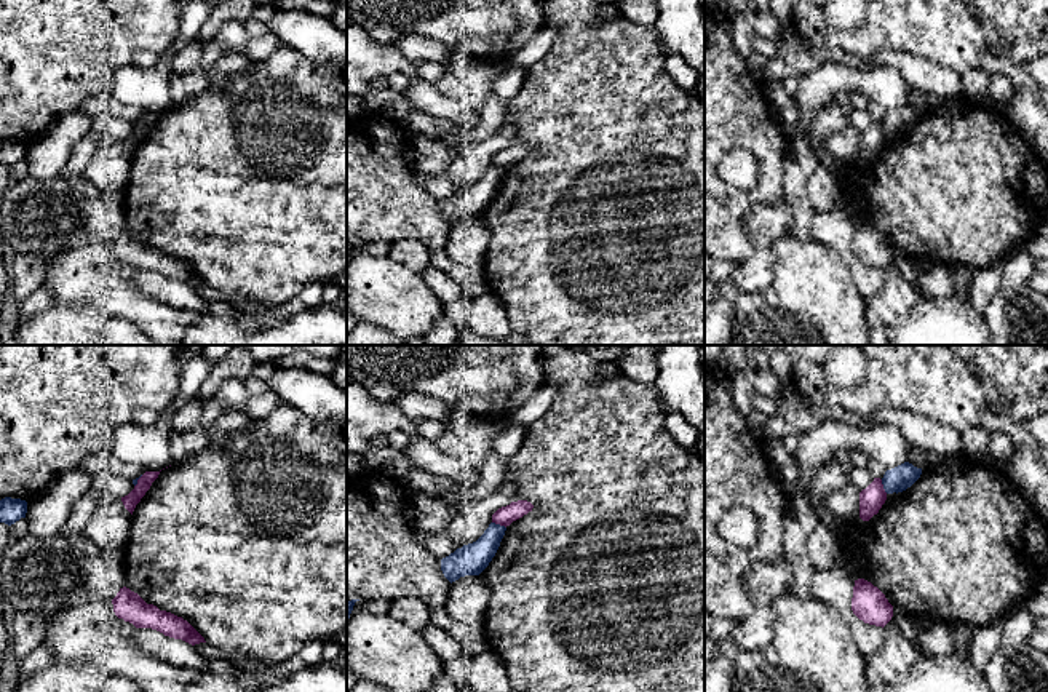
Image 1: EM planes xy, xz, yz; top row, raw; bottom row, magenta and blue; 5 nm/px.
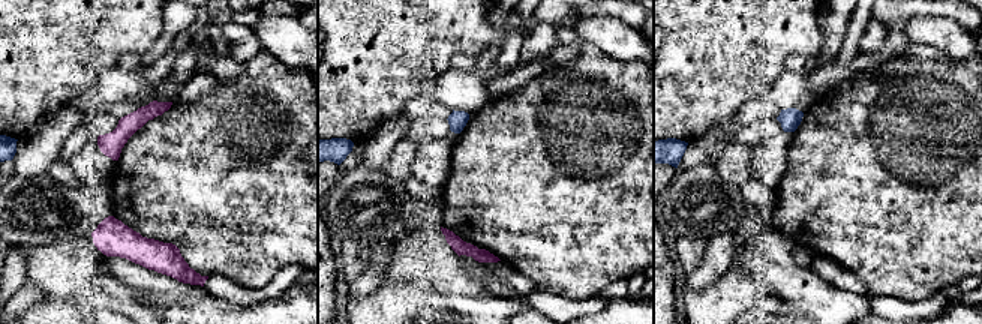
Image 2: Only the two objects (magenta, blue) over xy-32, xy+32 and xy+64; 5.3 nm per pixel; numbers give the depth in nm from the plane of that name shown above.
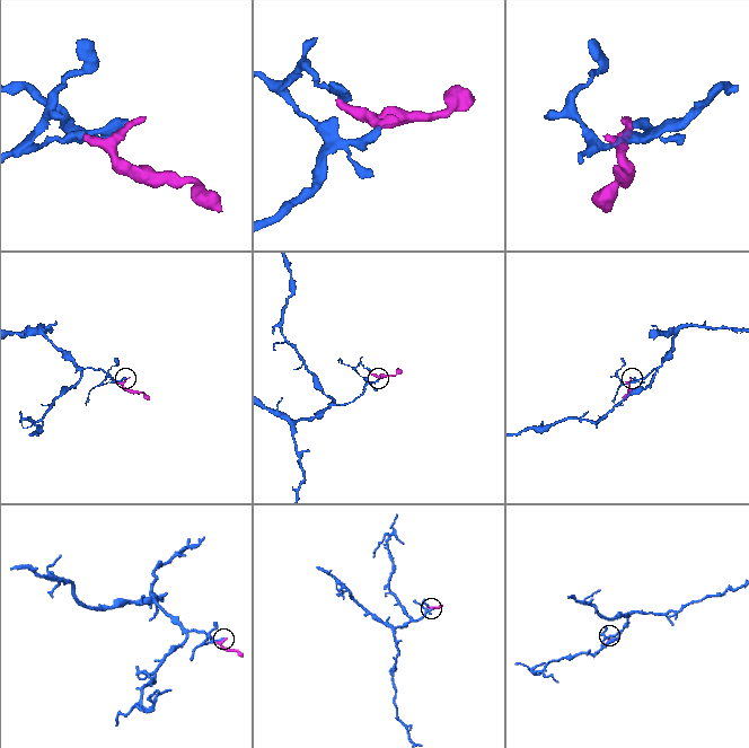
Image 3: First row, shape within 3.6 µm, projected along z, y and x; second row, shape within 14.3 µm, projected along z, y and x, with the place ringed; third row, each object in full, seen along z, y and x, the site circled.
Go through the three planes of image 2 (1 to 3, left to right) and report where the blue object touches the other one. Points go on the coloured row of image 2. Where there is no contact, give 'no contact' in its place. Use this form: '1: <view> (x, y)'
1: no contact
2: no contact
3: no contact

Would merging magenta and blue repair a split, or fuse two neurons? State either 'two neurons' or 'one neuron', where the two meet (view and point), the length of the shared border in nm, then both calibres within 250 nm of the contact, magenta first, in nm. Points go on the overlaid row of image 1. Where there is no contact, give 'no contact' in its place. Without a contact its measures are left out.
two neurons | xz (499, 523) | 80 nm | 90/160 nm

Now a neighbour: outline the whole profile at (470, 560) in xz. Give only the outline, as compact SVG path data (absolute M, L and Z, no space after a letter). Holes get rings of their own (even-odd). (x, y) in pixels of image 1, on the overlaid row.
M490 523L484 534L473 543L457 548L441 559L441 571L452 583L465 575L479 575L495 556L506 527Z

